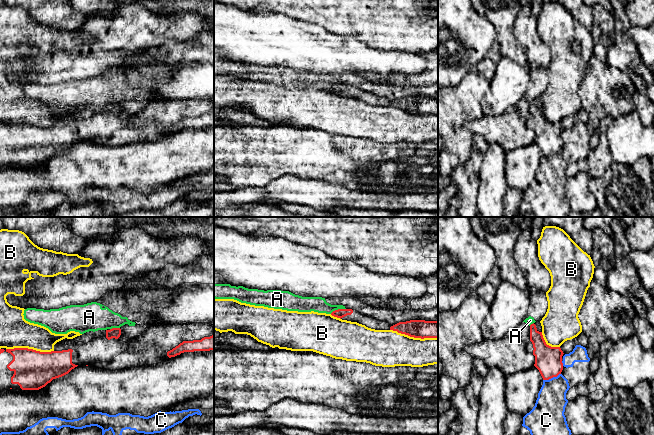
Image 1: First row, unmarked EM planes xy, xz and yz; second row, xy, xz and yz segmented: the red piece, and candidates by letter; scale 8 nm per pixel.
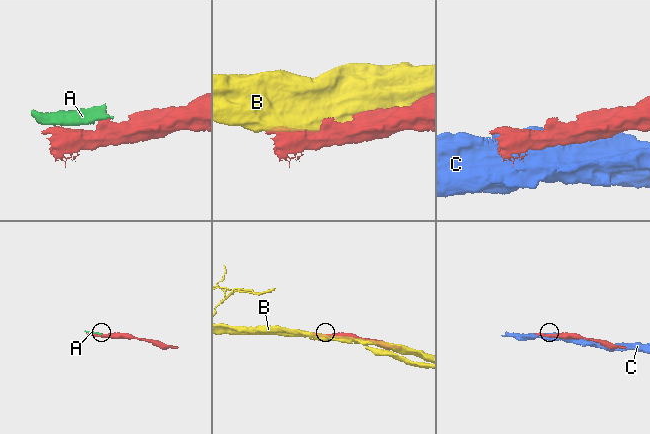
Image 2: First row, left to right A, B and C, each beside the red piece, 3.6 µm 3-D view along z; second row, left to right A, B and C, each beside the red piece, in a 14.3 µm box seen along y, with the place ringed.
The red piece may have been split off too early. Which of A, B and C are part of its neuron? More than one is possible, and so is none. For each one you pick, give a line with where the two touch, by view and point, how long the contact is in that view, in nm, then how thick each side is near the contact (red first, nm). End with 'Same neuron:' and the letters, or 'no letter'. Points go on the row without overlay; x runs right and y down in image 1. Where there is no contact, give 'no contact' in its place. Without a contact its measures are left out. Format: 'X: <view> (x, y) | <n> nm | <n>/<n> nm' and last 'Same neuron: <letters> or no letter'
Same neuron: no letter

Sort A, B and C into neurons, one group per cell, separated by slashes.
A / B / C

